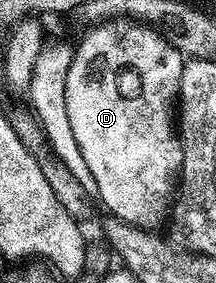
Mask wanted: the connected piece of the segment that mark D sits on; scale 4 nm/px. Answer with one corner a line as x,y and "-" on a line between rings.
104,21
86,33
89,34
81,42
76,42
65,84
71,135
75,135
88,176
93,176
93,185
102,203
113,212
110,214
137,229
156,230
156,225
166,220
181,167
181,138
175,132
174,109
181,72
185,70
183,55
159,36
157,30
139,21

